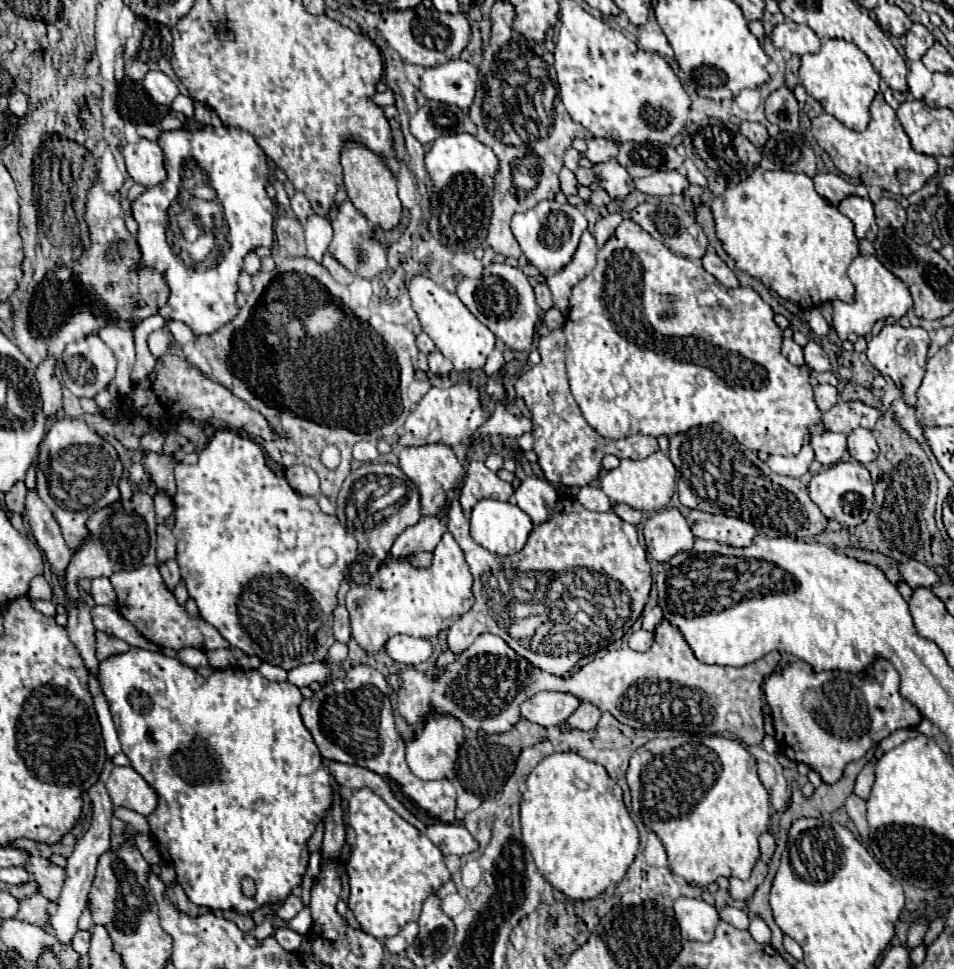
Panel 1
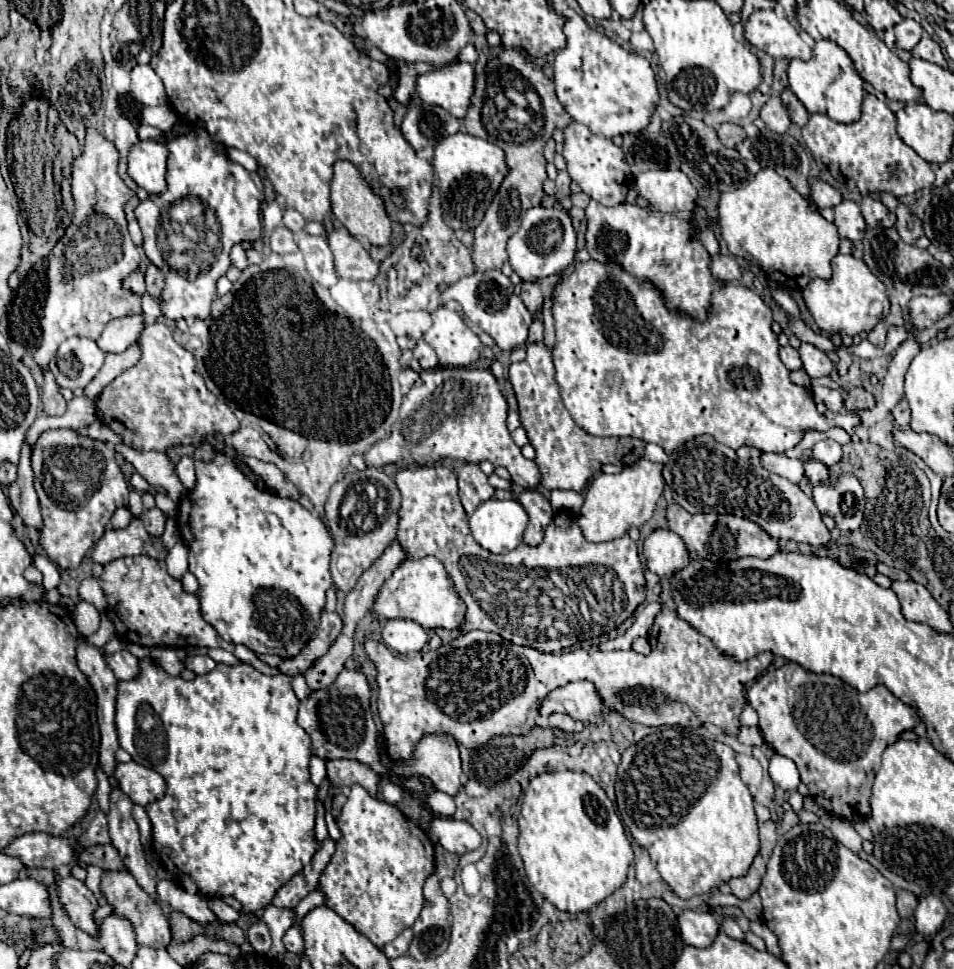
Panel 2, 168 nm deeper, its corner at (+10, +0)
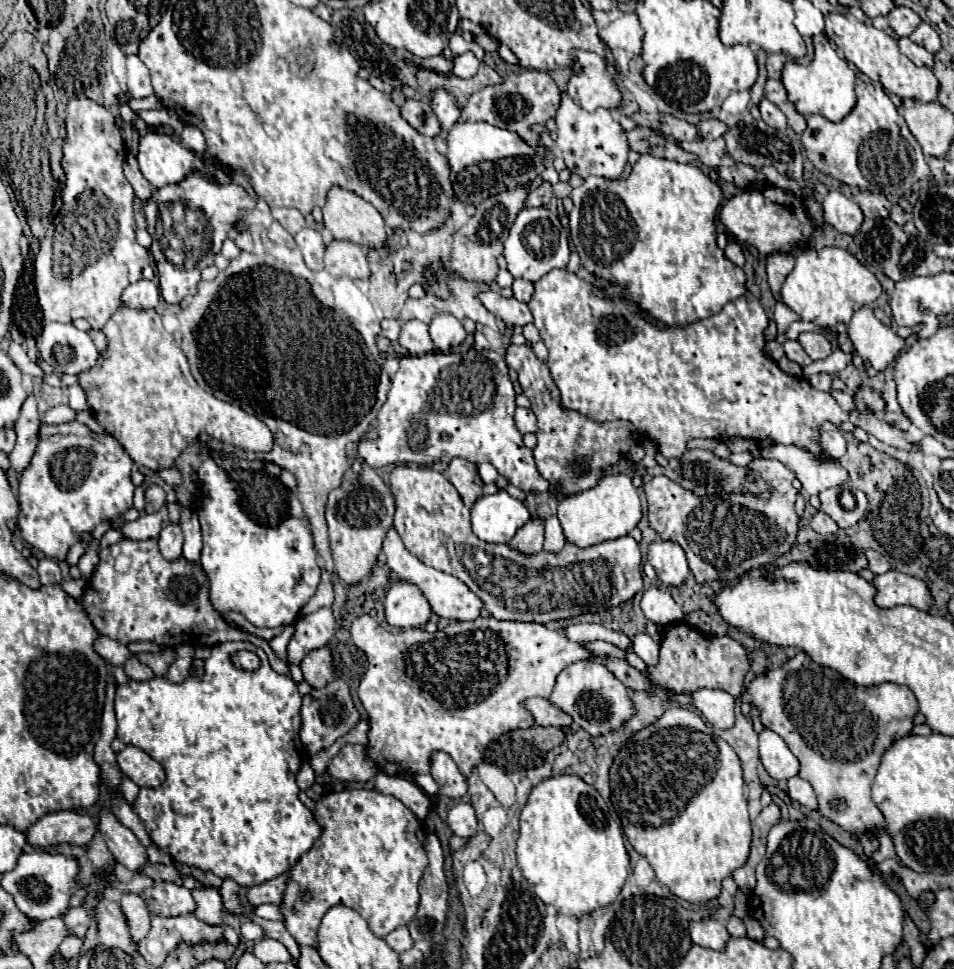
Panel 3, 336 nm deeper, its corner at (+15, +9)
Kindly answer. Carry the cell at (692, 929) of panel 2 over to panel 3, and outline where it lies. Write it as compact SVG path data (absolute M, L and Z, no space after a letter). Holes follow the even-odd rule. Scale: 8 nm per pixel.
M708 918L706 922L690 922L690 936L692 942L704 948L712 948L712 950L724 950L730 934L726 930L726 926L718 920Z

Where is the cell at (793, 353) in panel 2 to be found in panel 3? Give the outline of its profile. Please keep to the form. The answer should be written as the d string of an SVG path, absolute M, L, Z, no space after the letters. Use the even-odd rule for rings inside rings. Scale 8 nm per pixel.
M786 340L786 342L784 342L784 352L786 352L786 356L788 356L790 360L798 362L800 366L808 366L808 364L812 364L812 360L808 358L808 354L802 350L802 346L800 346L798 342Z

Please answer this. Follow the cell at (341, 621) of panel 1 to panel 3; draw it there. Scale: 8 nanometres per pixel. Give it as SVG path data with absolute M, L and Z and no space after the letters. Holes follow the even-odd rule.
M320 608L318 612L298 618L296 632L288 644L290 676L296 684L300 684L304 680L300 669L302 658L308 652L326 646L330 642L330 638L334 636L334 632L336 632L336 620L334 620L330 608Z

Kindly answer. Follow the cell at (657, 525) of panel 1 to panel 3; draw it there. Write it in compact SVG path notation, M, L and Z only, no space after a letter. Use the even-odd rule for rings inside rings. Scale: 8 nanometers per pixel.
M654 542L648 548L646 560L654 566L658 578L670 586L682 586L686 576L690 574L684 550L674 542Z

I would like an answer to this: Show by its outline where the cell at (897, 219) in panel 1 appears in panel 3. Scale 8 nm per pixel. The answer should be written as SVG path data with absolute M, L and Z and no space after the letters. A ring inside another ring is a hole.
M858 192L854 196L856 204L862 208L866 218L886 218L892 204L886 200L882 194L872 194L872 192Z

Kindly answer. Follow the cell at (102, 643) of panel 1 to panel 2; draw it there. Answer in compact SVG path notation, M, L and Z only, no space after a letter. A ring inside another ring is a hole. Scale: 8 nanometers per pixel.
M127 649L117 653L105 653L107 667L117 675L117 679L133 679L137 675L137 657L133 657Z

